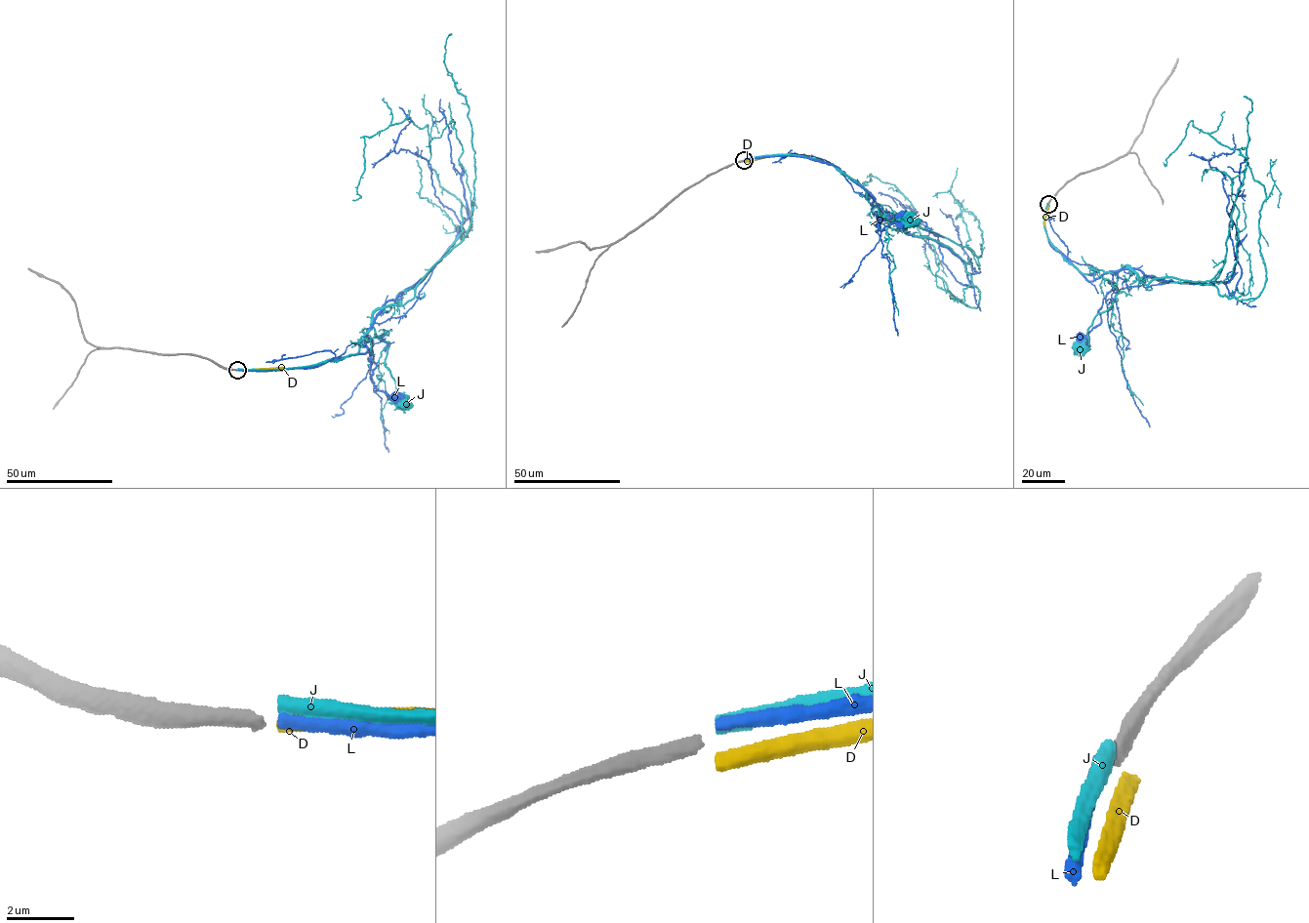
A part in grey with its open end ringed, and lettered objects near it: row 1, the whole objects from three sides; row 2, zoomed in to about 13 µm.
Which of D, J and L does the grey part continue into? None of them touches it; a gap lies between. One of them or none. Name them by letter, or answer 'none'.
none

